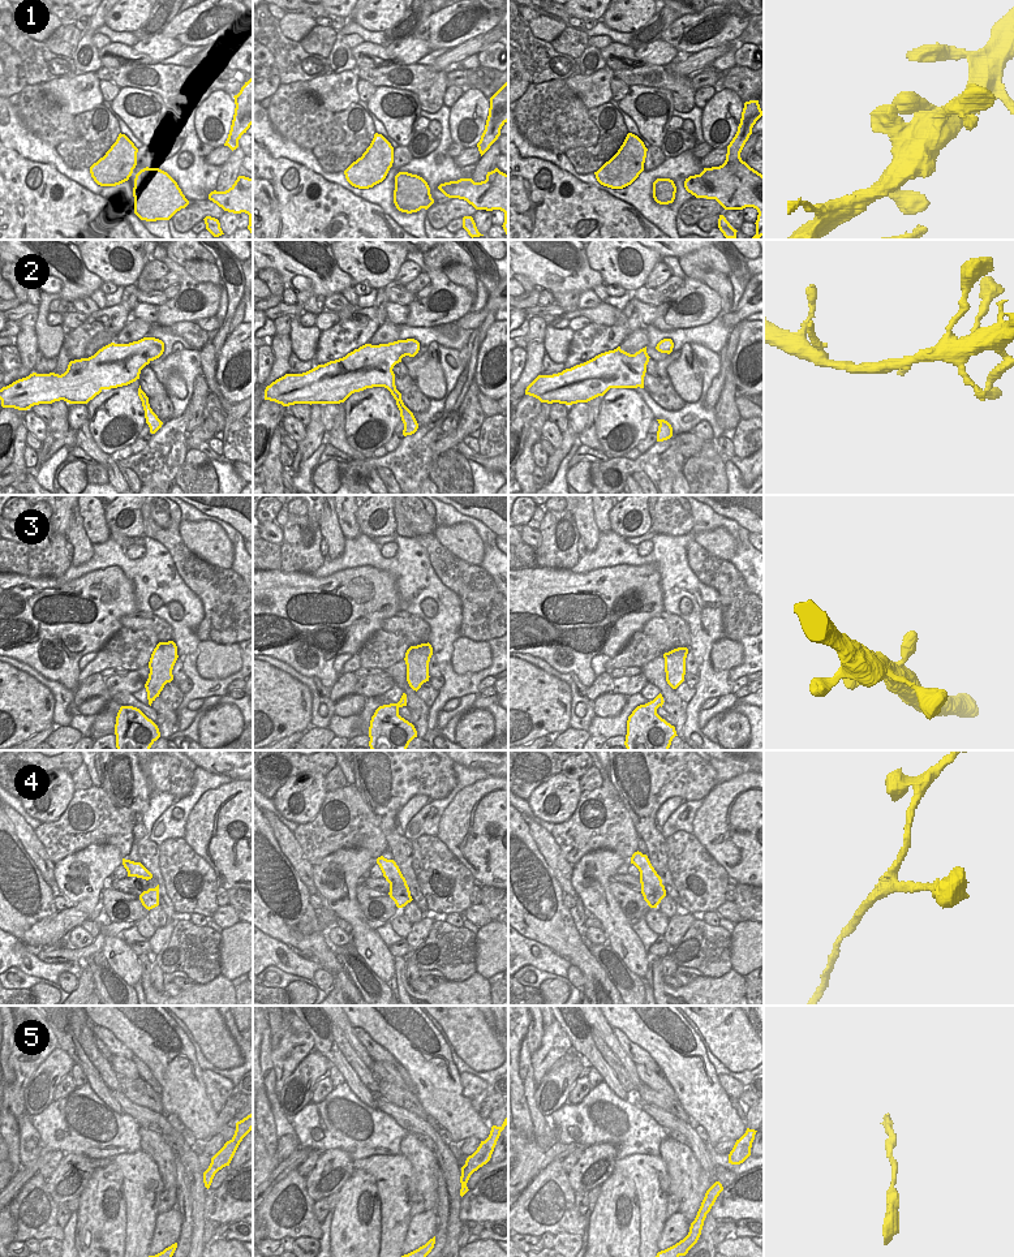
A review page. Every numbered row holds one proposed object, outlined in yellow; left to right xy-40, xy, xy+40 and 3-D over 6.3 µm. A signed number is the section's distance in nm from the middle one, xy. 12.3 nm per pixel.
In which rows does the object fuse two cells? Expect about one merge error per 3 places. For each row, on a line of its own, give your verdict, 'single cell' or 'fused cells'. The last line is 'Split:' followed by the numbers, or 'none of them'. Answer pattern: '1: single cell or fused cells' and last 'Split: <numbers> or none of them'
1: single cell
2: single cell
3: single cell
4: single cell
5: single cell
Split: none of them

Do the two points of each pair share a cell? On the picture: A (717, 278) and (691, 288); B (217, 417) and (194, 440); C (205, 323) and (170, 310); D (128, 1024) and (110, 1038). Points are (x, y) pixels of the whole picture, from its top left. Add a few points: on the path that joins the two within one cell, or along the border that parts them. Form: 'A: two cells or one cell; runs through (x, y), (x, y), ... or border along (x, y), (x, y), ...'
A: two cells; border along (704, 282), (718, 295), (722, 309)
B: one cell; runs through (213, 422), (200, 435)
C: two cells; border along (214, 315), (200, 318), (196, 322)
D: two cells; border along (91, 1023), (107, 1028), (134, 1055)

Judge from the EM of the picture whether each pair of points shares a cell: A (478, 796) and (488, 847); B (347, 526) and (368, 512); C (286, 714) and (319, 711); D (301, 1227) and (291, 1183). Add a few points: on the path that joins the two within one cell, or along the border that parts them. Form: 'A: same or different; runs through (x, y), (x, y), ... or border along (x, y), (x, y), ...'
A: same; runs through (471, 809), (469, 812), (484, 826), (485, 834)
B: different; border along (357, 508), (356, 521), (362, 533)
C: different; border along (301, 683), (308, 688), (312, 697), (310, 726)
D: same; runs through (292, 1221), (289, 1196)

